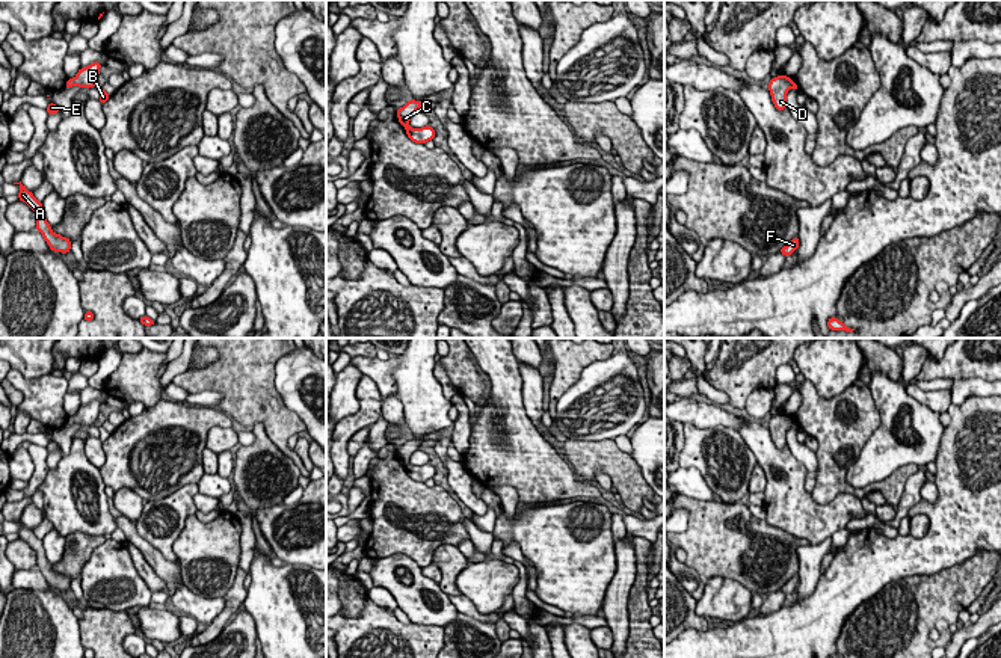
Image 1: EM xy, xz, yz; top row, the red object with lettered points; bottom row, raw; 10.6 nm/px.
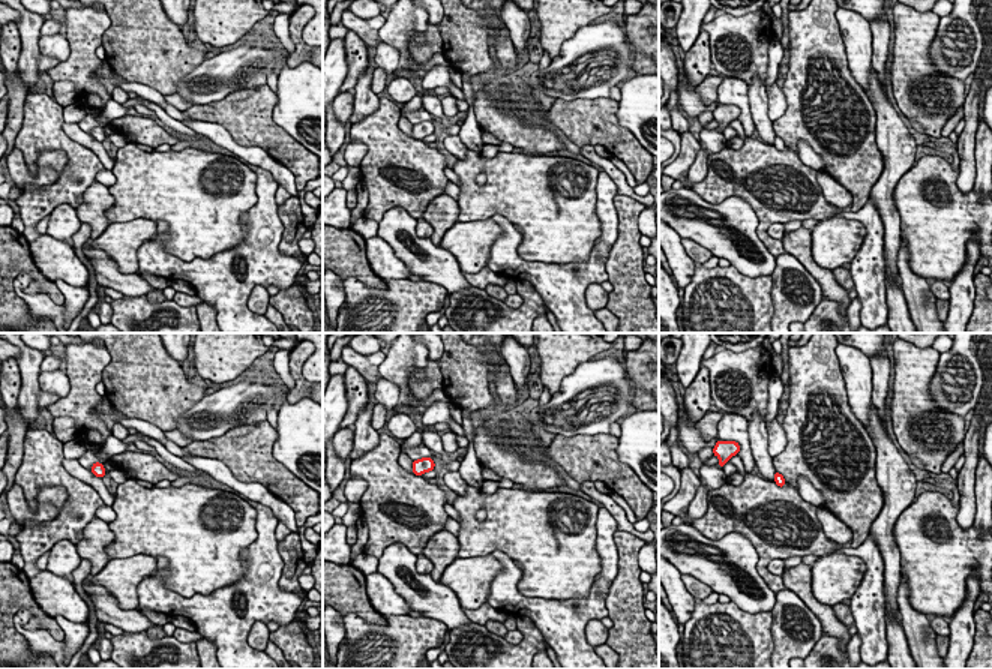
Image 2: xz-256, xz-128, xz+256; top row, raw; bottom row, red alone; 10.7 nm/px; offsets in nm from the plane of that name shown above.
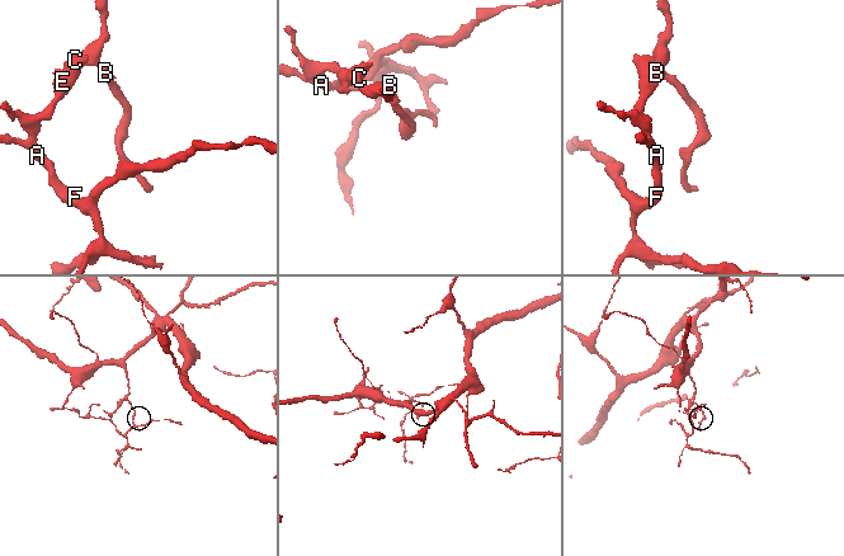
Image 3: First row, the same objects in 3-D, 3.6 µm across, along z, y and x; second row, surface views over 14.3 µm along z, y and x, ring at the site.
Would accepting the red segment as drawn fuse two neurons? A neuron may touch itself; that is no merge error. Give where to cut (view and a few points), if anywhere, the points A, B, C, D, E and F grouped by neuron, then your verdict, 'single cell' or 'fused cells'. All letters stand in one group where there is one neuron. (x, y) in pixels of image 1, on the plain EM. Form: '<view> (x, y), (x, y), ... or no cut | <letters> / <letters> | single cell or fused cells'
xz (408, 464), (405, 467) | A C D E F / B | fused cells

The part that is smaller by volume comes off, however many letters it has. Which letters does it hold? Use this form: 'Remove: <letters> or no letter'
Remove: A, C, D, E, F

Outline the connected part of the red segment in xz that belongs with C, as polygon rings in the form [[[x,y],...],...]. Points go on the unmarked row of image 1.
[[[409,438],[403,445],[397,447],[399,460],[406,466],[409,465],[411,454],[418,450],[423,439]]]

